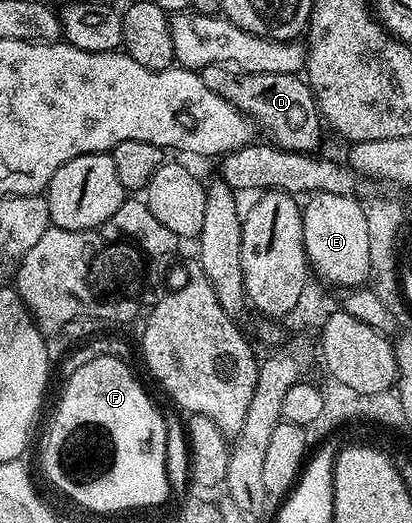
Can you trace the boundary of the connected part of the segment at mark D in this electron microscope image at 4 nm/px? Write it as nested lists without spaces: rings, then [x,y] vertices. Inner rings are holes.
[[[208,66],[205,70],[199,71],[199,76],[202,84],[206,84],[206,88],[210,88],[218,96],[222,96],[230,104],[234,104],[242,113],[247,114],[259,129],[261,126],[265,136],[268,137],[265,139],[277,149],[299,154],[319,151],[322,119],[316,108],[316,99],[312,88],[300,74],[237,74],[230,72],[227,66]]]

